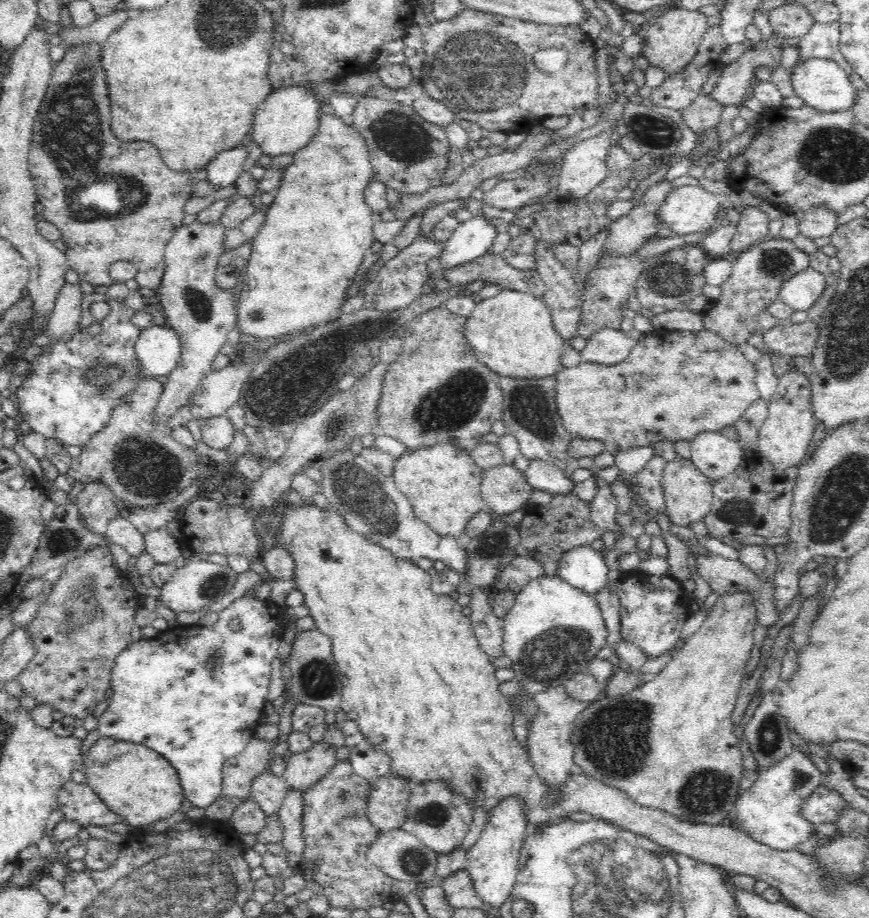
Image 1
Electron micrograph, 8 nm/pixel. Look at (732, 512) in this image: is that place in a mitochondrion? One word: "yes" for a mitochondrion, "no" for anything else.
yes

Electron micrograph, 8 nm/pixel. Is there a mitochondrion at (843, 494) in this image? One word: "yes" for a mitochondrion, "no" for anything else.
yes

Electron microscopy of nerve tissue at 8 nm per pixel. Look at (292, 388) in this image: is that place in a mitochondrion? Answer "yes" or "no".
yes

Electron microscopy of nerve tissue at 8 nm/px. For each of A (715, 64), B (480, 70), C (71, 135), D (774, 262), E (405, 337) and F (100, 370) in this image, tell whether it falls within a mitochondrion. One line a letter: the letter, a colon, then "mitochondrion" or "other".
A: other
B: mitochondrion
C: mitochondrion
D: mitochondrion
E: other
F: mitochondrion

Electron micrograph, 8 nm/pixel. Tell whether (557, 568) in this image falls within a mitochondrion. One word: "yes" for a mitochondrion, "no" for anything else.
no

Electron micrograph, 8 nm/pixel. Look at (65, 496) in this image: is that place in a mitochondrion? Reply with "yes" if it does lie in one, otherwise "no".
no

